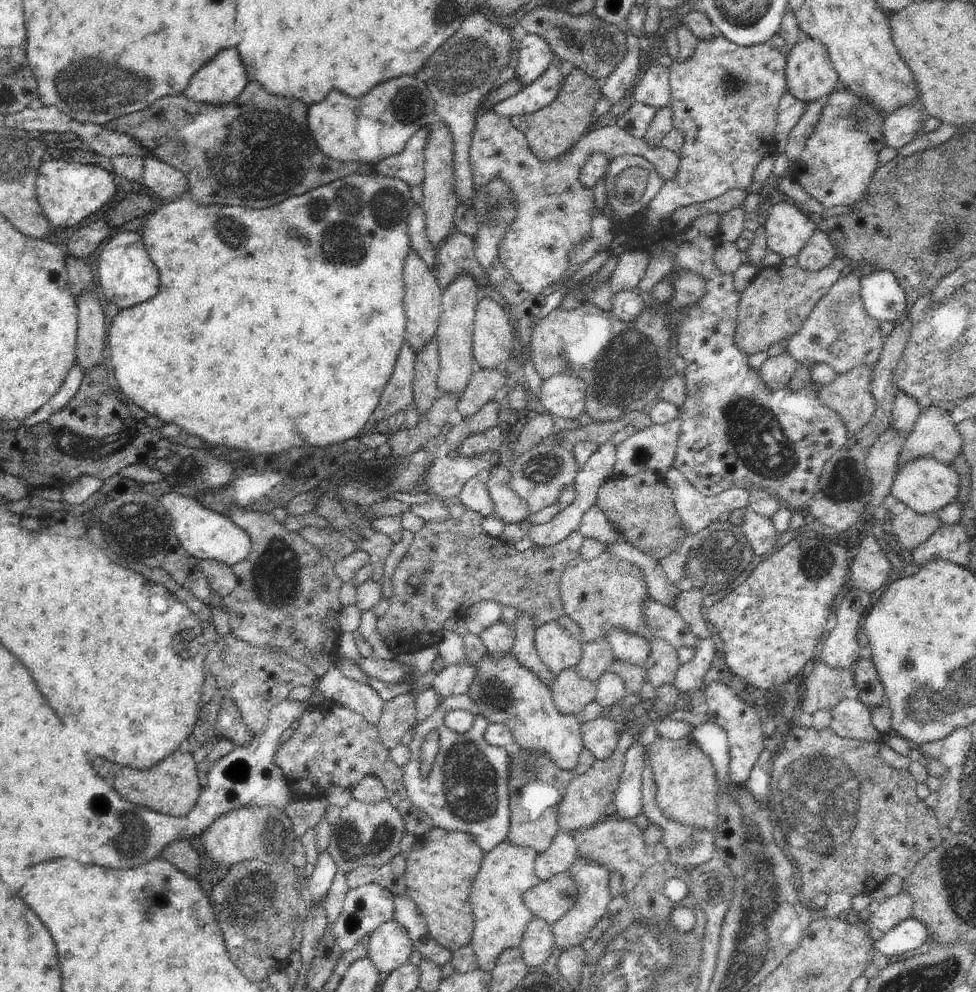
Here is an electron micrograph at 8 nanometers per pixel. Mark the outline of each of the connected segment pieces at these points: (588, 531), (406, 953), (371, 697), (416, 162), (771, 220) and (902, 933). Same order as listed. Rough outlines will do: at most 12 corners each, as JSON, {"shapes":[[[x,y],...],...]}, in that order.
{"shapes":[[[596,504],[582,516],[579,531],[603,545],[626,542],[622,528]],[[396,919],[369,939],[368,958],[389,975],[409,962],[413,944]],[[330,667],[319,679],[325,702],[379,723],[385,702],[370,685]],[[429,128],[374,166],[380,176],[423,184]],[[786,198],[763,227],[768,250],[798,256],[818,224]],[[910,916],[874,942],[888,960],[922,951],[928,927]]]}

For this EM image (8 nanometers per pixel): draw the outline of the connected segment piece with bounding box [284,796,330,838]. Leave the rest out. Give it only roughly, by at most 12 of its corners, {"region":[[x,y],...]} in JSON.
{"region":[[323,796],[295,799],[285,814],[293,822],[295,838],[324,820]]}

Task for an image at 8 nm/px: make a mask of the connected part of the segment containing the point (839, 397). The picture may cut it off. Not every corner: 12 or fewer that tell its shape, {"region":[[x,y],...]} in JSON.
{"region":[[858,363],[816,384],[823,405],[835,410],[848,434],[868,424],[876,399],[875,367]]}

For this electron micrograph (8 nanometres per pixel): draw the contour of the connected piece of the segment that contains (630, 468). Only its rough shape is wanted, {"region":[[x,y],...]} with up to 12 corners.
{"region":[[680,414],[628,436],[613,474],[663,477],[677,453]]}

